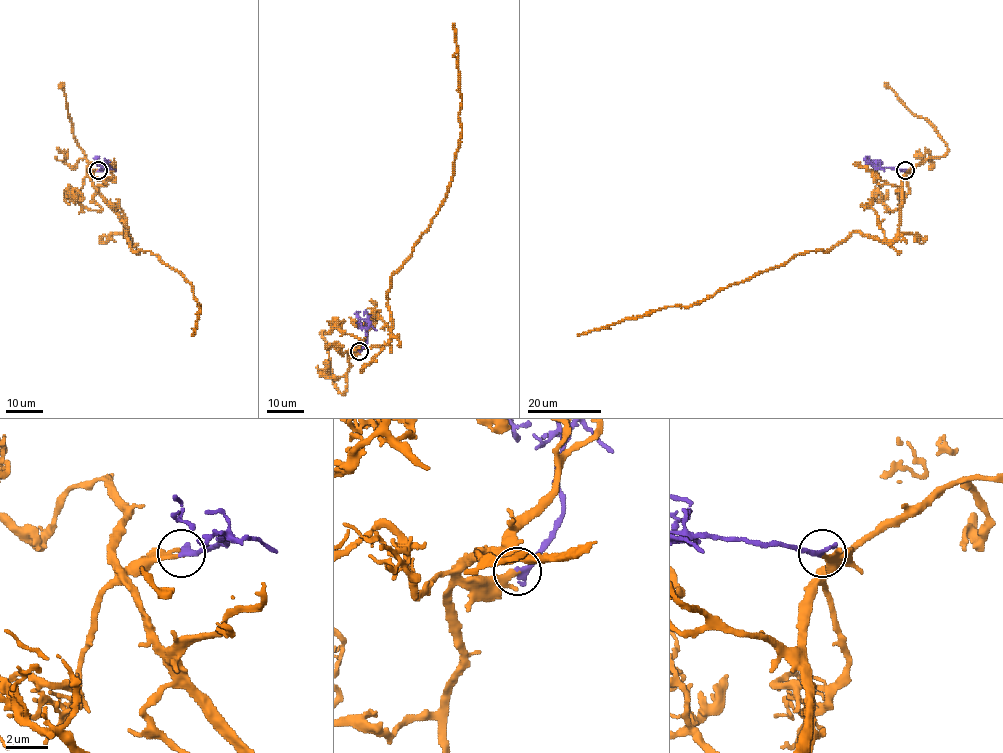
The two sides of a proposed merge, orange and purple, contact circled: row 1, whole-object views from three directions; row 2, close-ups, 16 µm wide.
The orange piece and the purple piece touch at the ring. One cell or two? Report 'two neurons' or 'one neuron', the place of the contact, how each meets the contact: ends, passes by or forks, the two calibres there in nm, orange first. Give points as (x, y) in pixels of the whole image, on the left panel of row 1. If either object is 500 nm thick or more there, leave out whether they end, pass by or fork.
one neuron; at (98, 170); orange passes by; purple ends there; 200 nm thick on the orange side, 320 nm on the other

